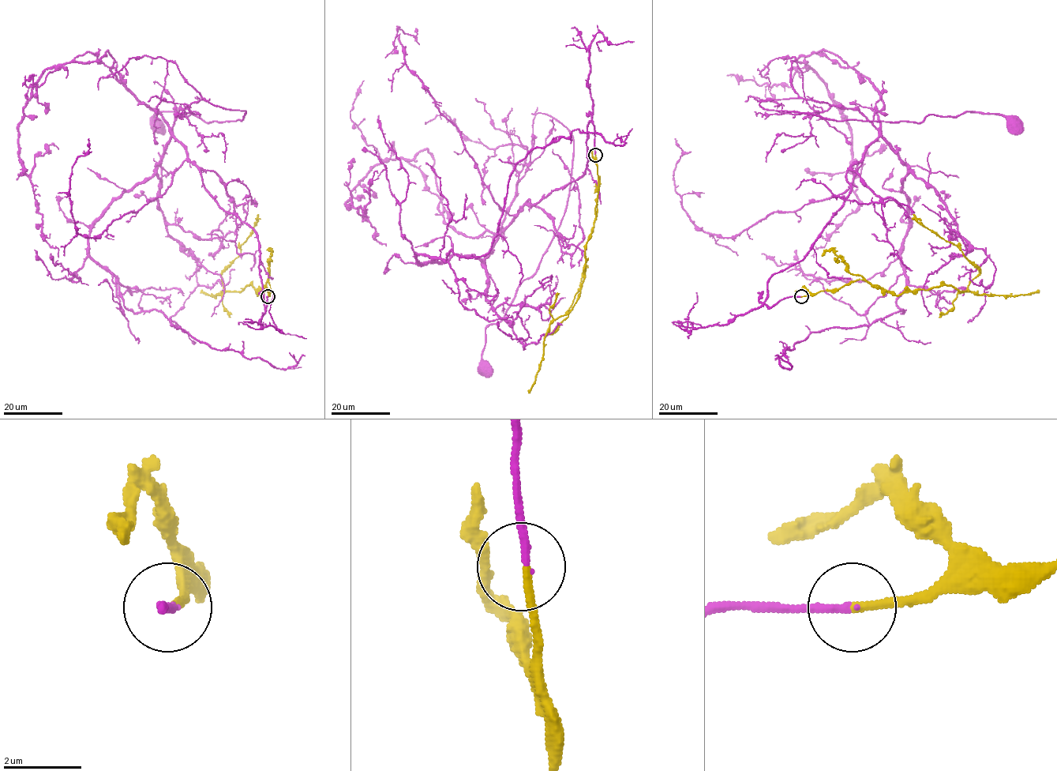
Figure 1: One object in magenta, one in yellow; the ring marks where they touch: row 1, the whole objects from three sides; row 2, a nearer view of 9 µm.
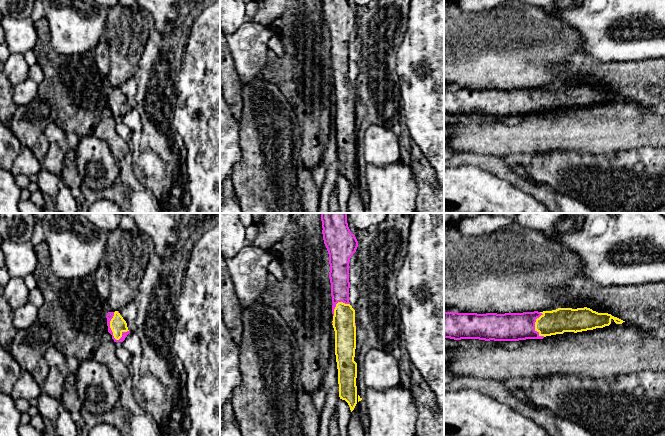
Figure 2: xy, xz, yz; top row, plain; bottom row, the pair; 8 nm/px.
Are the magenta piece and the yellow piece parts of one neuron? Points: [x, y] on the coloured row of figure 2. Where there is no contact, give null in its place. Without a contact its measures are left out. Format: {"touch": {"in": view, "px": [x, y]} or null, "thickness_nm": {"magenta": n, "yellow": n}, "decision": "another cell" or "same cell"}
{"touch": {"in": "xy", "px": [109, 327]}, "thickness_nm": {"magenta": 60, "yellow": 130}, "decision": "another cell"}

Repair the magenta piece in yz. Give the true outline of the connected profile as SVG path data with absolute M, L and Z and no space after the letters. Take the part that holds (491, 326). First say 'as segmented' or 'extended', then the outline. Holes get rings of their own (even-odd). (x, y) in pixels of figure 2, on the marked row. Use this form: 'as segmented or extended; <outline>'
as segmented; M538 311L523 313L458 313L444 312L444 338L454 340L479 339L485 341L519 341L526 339L543 339L535 330L536 319L542 313Z

